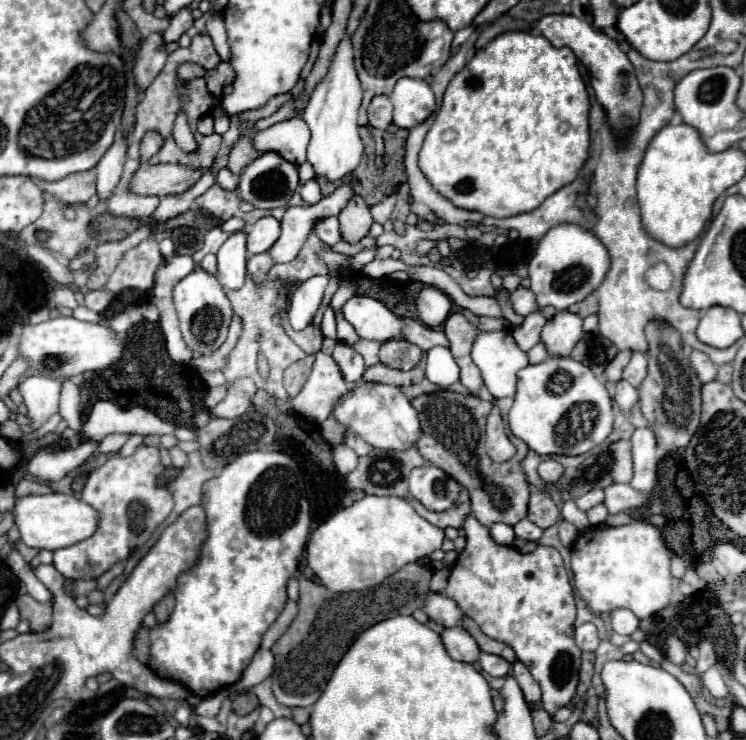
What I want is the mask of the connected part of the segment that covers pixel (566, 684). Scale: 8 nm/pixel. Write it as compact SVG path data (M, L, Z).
M466 515L462 529L466 531L466 547L458 555L446 591L444 595L454 599L458 607L464 611L464 615L472 617L484 635L502 641L510 645L522 661L532 677L538 681L542 689L542 707L554 715L558 707L564 707L572 701L576 695L576 685L578 685L578 671L580 671L580 655L582 651L574 643L574 619L576 619L576 603L574 603L574 593L572 585L568 579L568 573L564 569L562 557L554 547L538 545L532 553L524 555L516 547L508 545L498 545L494 543L490 531L482 527L474 515Z

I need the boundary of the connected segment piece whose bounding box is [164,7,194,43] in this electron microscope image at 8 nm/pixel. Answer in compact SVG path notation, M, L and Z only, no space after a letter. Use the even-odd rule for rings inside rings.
M186 7L180 9L180 11L170 19L170 27L164 31L164 41L166 41L166 43L178 41L180 35L192 27L192 23L194 23L194 19L192 19L192 15L190 15L190 9L186 9Z

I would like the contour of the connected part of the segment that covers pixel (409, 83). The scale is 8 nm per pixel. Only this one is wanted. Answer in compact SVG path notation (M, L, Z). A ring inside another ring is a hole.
M400 79L390 93L394 105L394 123L402 129L412 129L422 123L434 109L434 93L422 79Z

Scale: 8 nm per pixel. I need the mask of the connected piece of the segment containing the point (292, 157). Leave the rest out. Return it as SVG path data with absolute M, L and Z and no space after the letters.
M292 117L280 123L274 123L268 129L258 131L252 137L252 147L256 153L274 151L294 165L306 161L306 147L310 141L310 129L302 117Z

